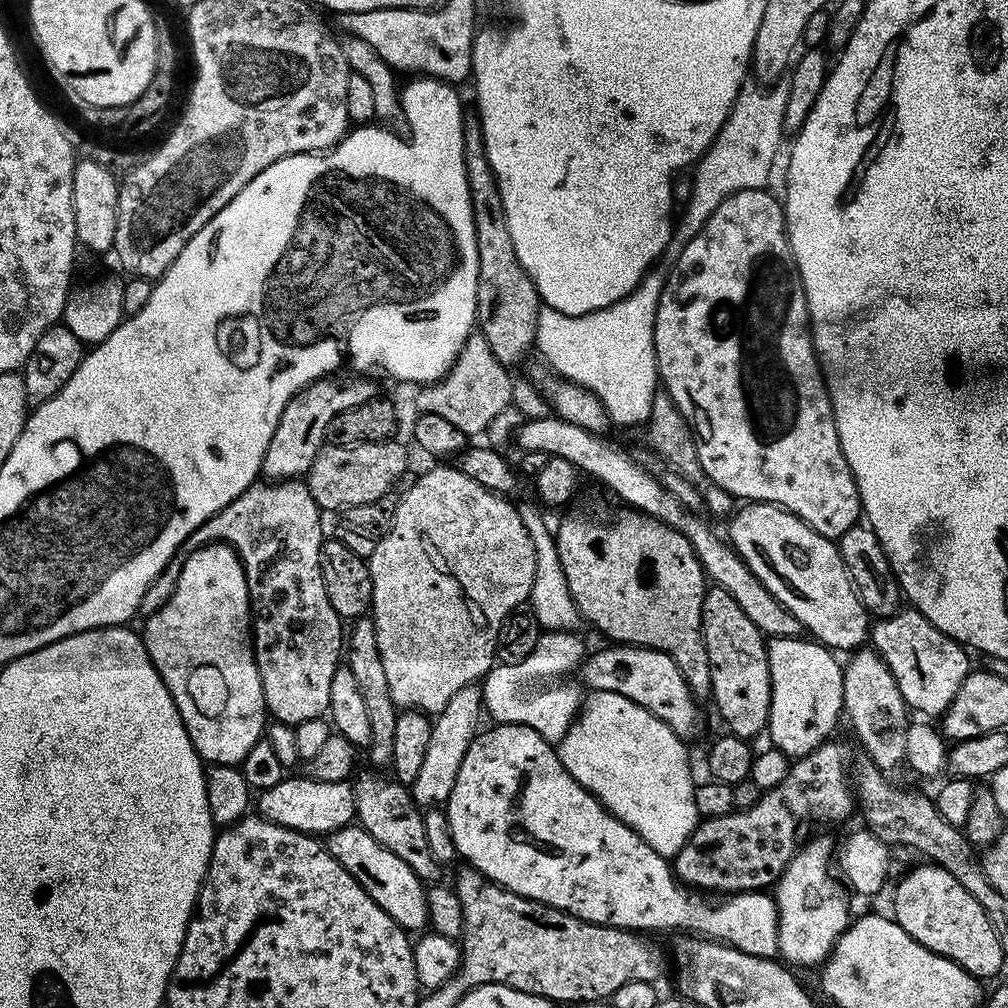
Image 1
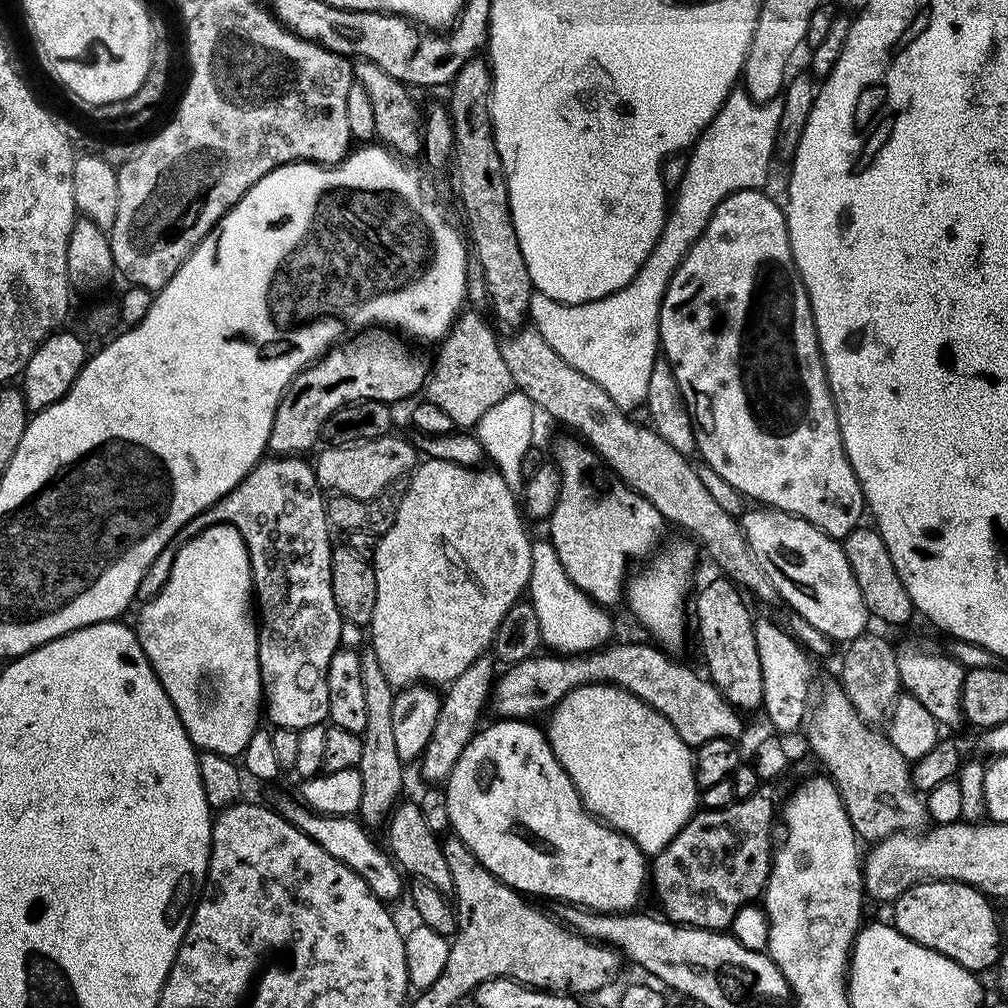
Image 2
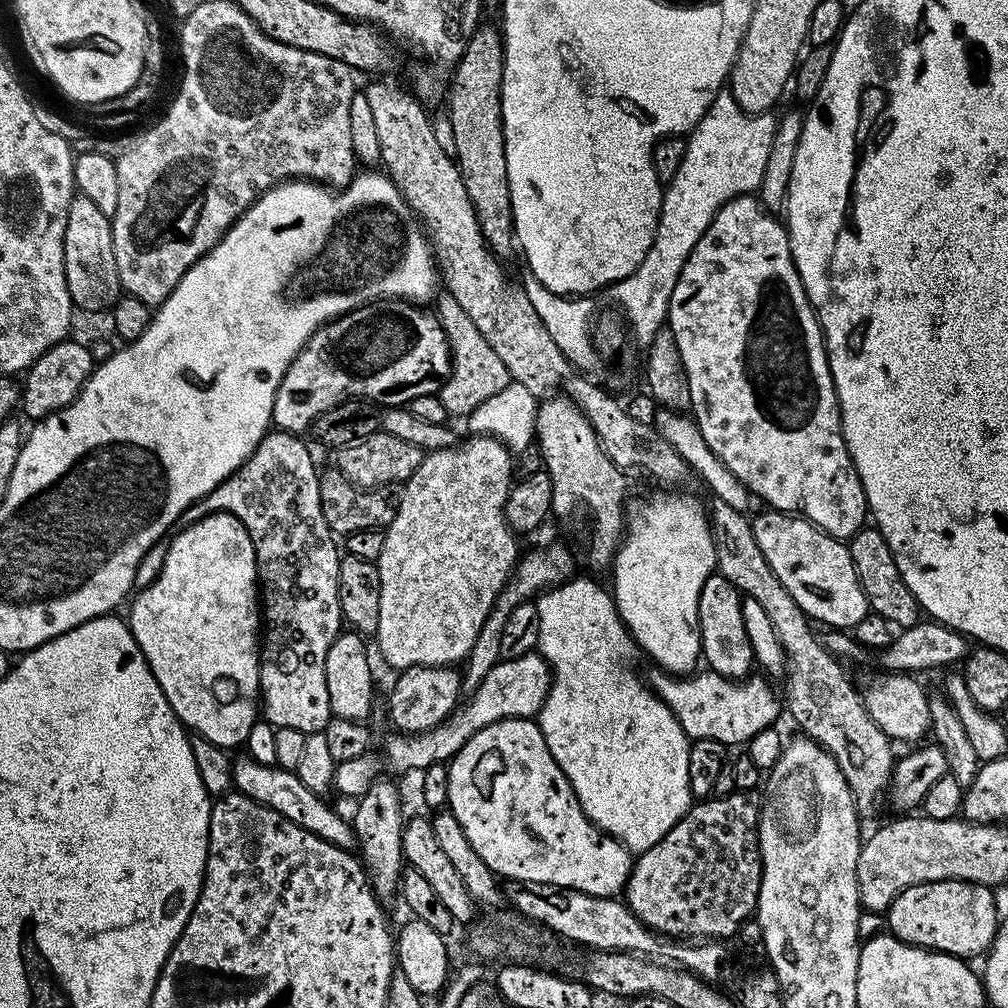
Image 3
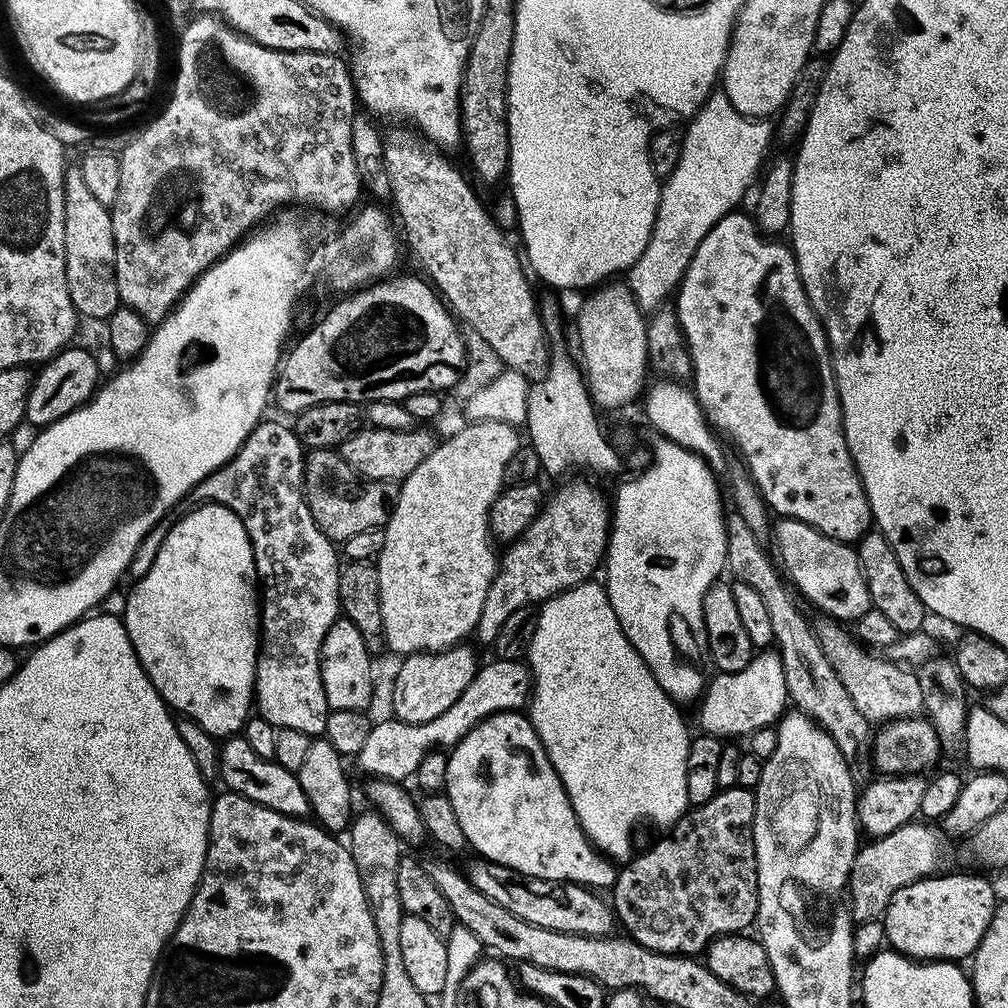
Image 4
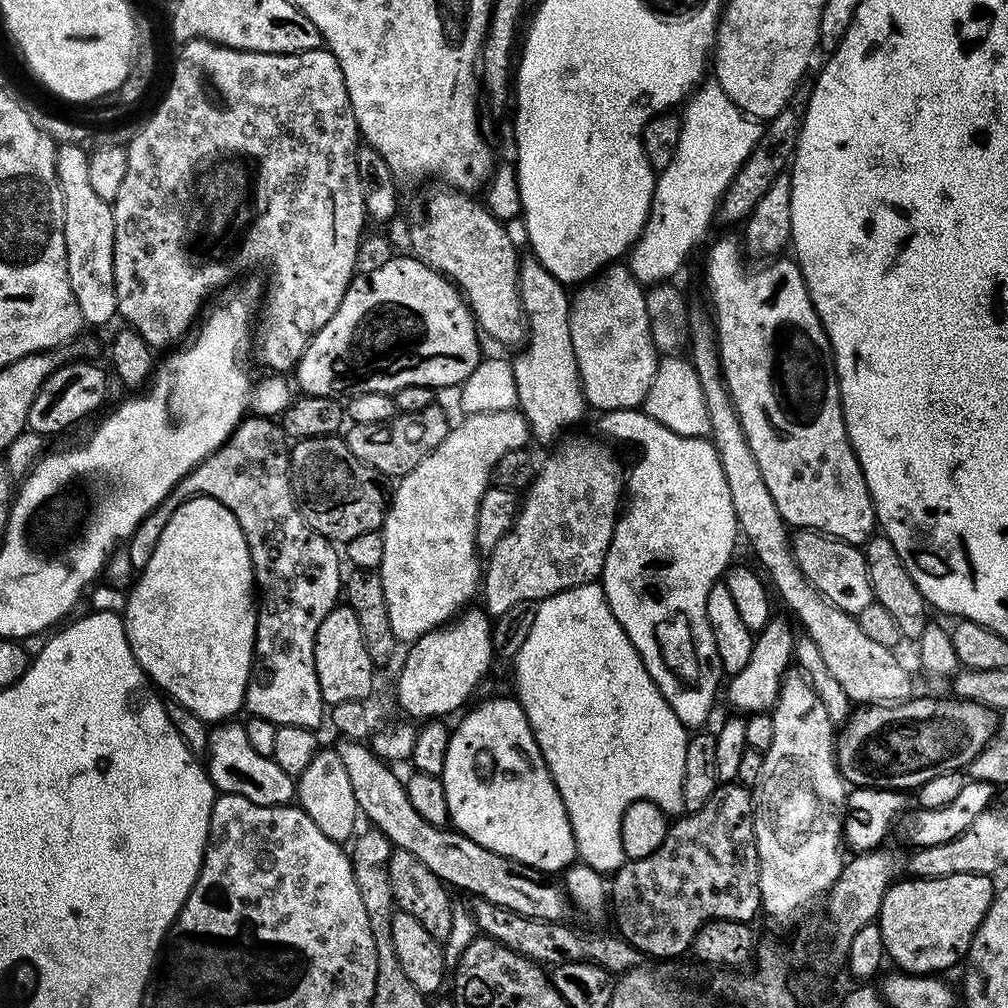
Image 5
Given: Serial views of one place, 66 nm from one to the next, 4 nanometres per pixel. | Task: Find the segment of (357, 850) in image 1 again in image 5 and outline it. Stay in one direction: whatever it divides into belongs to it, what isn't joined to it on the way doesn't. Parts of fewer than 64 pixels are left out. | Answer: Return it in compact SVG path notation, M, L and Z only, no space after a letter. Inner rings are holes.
M221 722L209 731L206 753L206 771L217 793L226 796L241 796L258 806L283 808L296 800L296 782L286 774L271 756L258 754L246 738L246 730L240 722Z

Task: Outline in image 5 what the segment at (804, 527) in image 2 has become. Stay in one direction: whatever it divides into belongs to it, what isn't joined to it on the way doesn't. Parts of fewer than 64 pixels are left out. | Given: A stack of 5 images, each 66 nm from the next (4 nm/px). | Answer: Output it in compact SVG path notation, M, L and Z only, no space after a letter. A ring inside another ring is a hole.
M800 530L791 537L792 553L808 581L824 595L838 610L859 614L874 603L870 574L866 574L866 558L857 545L826 536L823 532Z

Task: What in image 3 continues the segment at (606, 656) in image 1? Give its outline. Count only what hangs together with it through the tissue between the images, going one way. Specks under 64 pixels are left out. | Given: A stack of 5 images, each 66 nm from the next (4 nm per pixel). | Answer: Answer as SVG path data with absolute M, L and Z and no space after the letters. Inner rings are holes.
M533 650L522 654L522 658L500 660L490 666L486 678L471 689L472 696L463 701L456 711L451 712L438 726L425 732L411 734L391 734L384 740L384 760L396 772L408 772L411 768L423 770L435 764L444 764L474 738L478 730L486 726L494 726L494 722L503 720L531 720L539 717L540 708L546 702L552 685L552 668ZM658 667L651 671L646 676L648 687L672 711L674 718L678 718L689 741L710 738L729 746L744 746L750 738L754 738L754 734L758 734L758 730L773 727L780 716L780 708L782 712L781 697L780 700L776 697L775 690L767 684L769 681L763 675L752 674L739 681L728 680L711 670L685 676Z

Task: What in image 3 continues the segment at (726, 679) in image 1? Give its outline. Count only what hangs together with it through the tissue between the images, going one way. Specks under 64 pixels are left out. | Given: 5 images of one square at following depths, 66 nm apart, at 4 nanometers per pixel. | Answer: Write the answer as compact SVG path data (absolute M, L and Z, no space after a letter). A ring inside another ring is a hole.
M719 574L706 578L702 586L702 594L698 594L698 622L700 623L700 651L703 663L711 671L716 672L719 676L725 676L728 680L745 679L753 671L754 661L750 638L746 638L746 622L742 622L742 593L736 589L734 582L730 582Z

